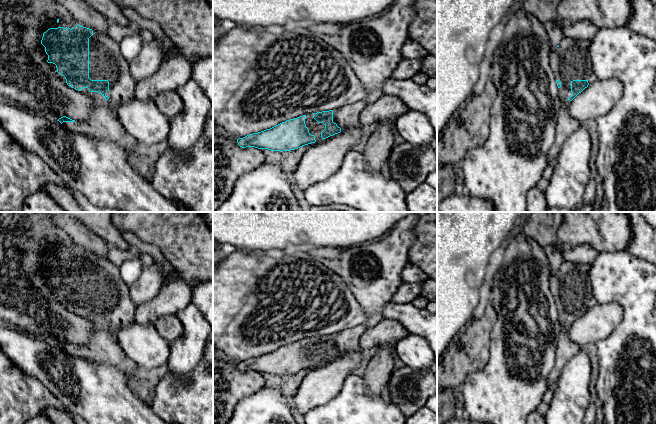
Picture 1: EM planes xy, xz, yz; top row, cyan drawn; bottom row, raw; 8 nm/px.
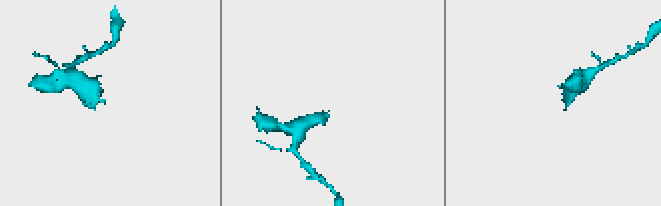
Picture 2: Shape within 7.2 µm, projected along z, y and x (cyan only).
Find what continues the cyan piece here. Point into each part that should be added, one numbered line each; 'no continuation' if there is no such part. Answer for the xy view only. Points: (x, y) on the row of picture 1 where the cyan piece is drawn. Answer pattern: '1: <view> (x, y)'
1: xy (106, 62)

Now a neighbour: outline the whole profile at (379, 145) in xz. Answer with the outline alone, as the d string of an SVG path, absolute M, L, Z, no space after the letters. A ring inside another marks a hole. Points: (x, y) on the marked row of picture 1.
M395 119L381 121L377 129L368 138L363 155L367 166L377 173L381 173L383 164L388 161L393 144L392 128L395 127Z

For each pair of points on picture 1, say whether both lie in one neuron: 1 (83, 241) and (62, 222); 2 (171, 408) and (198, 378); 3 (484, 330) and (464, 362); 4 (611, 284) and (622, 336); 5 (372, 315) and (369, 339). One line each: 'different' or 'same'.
1: same
2: same
3: same
4: same
5: different

